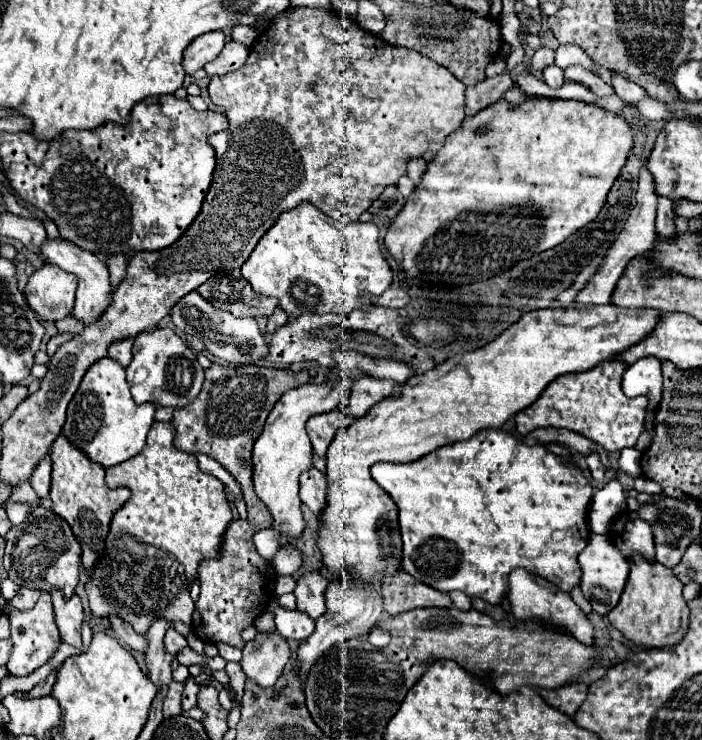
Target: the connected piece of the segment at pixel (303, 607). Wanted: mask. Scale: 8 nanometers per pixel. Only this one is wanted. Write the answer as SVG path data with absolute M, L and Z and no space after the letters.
M318 569L302 575L296 581L296 589L294 589L300 611L310 615L312 619L318 619L326 611L324 605L326 587L328 587L328 579Z

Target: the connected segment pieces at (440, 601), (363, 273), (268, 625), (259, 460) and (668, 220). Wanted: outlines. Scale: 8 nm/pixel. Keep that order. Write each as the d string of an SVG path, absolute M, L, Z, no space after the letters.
M398 571L396 577L388 577L382 583L384 609L390 615L400 615L418 607L450 607L452 599L420 581L406 571Z
M300 203L276 219L242 265L242 275L258 293L276 297L290 315L346 315L372 303L362 293L378 297L392 283L392 271L380 251L380 229L376 223L340 223L310 203Z
M268 610L264 611L260 617L257 617L254 621L254 626L258 632L271 633L276 627L274 623L274 614Z
M306 383L292 391L286 391L272 413L266 419L266 425L252 449L252 463L254 463L254 491L266 503L272 513L272 529L280 533L280 547L294 545L304 529L304 519L300 511L300 497L298 497L298 477L312 465L312 445L306 433L306 421L312 415L328 413L342 405L348 399L350 383L320 383L312 385Z
M658 199L658 215L656 215L656 233L662 237L672 237L674 227L674 203L670 199Z

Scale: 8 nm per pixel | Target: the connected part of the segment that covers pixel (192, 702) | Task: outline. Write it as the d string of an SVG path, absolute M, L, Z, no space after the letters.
M190 677L188 681L186 681L186 687L184 687L184 693L182 693L182 709L184 711L188 711L188 709L192 709L192 707L196 707L196 699L198 699L198 691L200 691L200 687L198 687L198 683Z

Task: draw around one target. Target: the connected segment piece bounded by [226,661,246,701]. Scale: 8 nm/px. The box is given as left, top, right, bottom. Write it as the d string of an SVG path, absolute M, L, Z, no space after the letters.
M228 661L228 663L226 663L226 673L228 673L228 677L230 677L230 687L234 689L238 701L242 701L242 697L244 697L244 681L246 681L246 677L242 675L240 665Z

